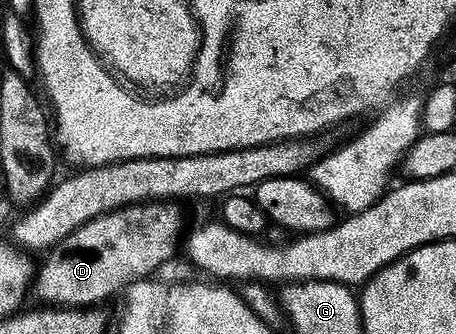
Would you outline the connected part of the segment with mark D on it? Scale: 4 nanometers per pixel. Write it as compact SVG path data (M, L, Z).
M176 201L135 203L132 207L123 207L86 221L43 256L44 264L39 264L34 280L34 295L44 305L88 309L93 305L100 305L103 299L108 299L111 295L119 296L139 279L155 276L155 271L175 253L176 246L179 243L181 246L180 207L181 204Z

